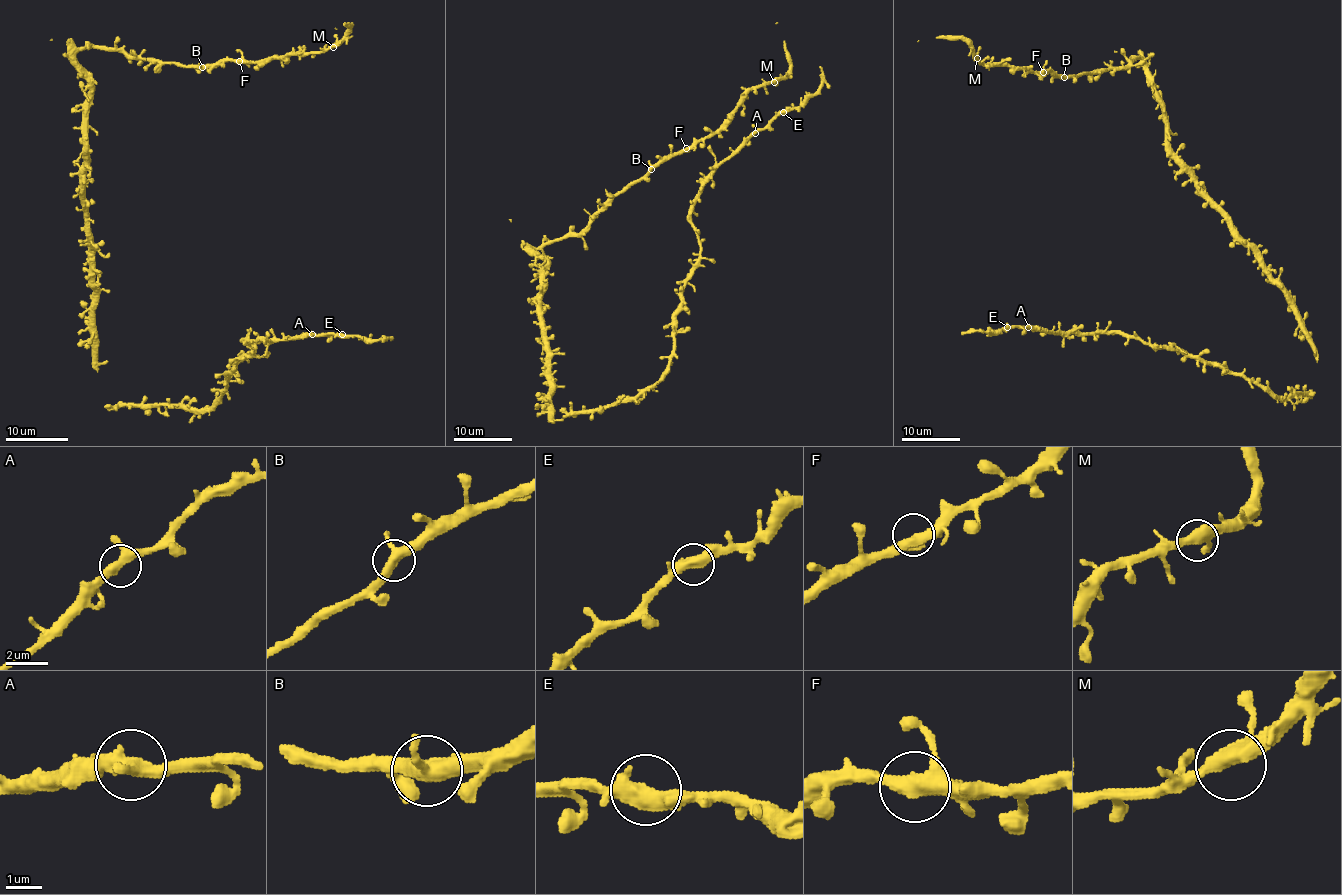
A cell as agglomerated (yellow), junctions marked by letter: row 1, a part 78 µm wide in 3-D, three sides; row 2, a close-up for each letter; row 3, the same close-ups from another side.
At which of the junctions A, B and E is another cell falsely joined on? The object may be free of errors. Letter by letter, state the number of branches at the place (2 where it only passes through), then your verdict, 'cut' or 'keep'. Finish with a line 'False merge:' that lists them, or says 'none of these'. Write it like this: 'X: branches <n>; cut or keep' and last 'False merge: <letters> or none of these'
A: branches 3; keep
B: branches 3; keep
E: branches 3; keep
False merge: none of these

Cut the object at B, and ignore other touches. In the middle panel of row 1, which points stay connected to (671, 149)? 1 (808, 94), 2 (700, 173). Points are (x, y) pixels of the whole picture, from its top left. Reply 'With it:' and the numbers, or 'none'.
With it: none

